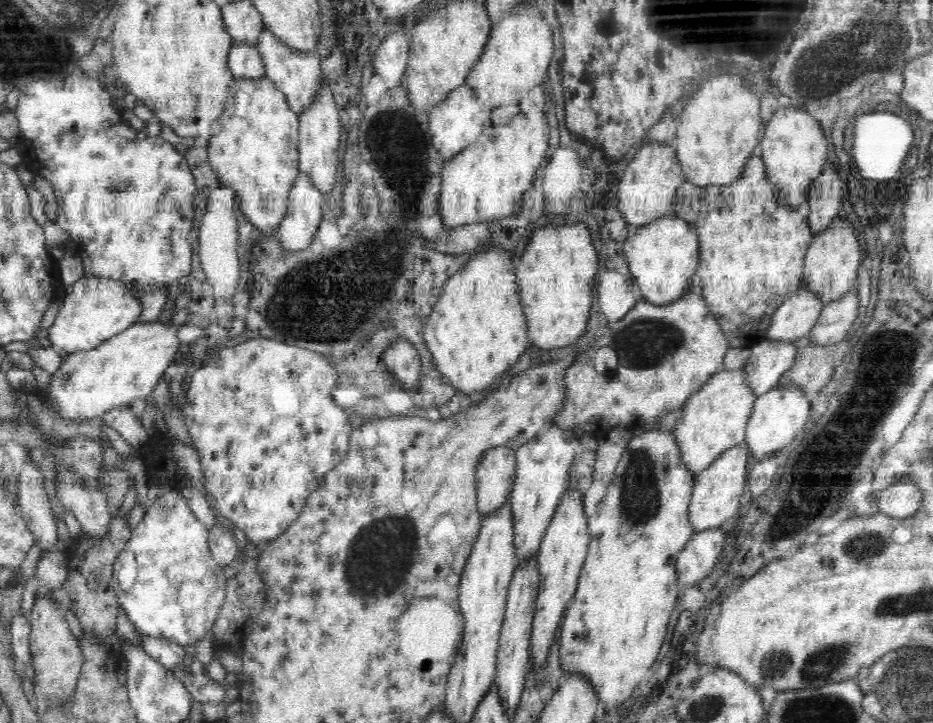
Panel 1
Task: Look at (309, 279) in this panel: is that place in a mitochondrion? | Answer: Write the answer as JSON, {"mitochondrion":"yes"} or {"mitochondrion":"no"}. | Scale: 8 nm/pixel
{"mitochondrion":"yes"}

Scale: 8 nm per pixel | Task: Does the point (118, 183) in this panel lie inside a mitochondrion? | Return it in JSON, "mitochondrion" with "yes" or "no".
{"mitochondrion":"yes"}

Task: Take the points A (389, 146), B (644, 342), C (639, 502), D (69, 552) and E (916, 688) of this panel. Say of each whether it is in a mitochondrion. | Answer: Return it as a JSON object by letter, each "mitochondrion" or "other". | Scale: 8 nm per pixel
{"A":"mitochondrion","B":"mitochondrion","C":"mitochondrion","D":"other","E":"mitochondrion"}

